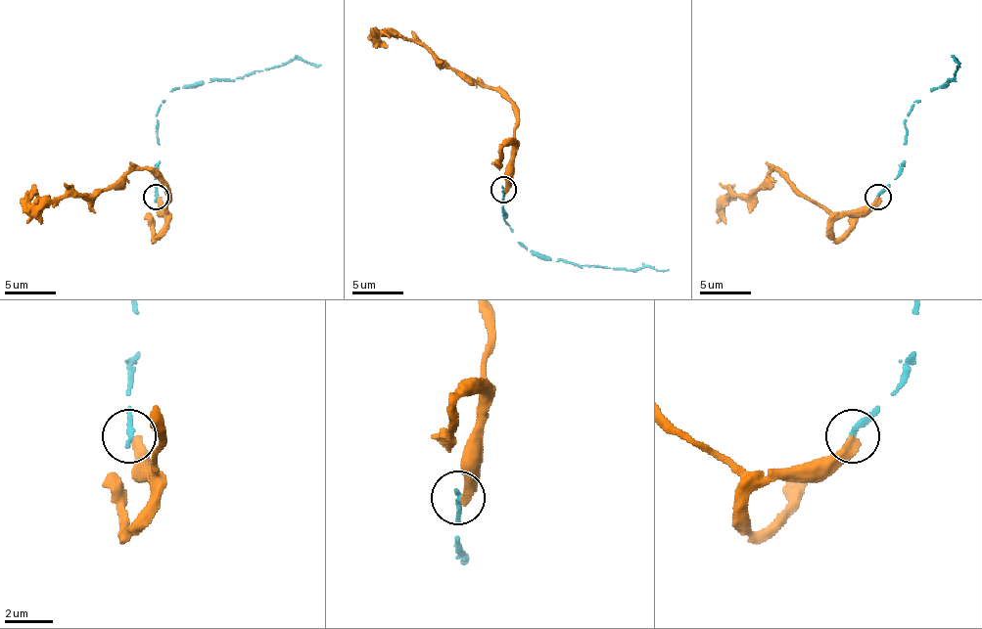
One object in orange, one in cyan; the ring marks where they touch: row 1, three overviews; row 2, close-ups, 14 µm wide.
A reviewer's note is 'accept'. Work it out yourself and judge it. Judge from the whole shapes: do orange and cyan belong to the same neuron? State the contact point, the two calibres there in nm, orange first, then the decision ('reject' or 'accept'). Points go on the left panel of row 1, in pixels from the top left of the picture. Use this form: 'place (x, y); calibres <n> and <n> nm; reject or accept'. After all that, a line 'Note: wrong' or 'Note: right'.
place (156, 197); calibres 440 and 220 nm; reject
Note: wrong

